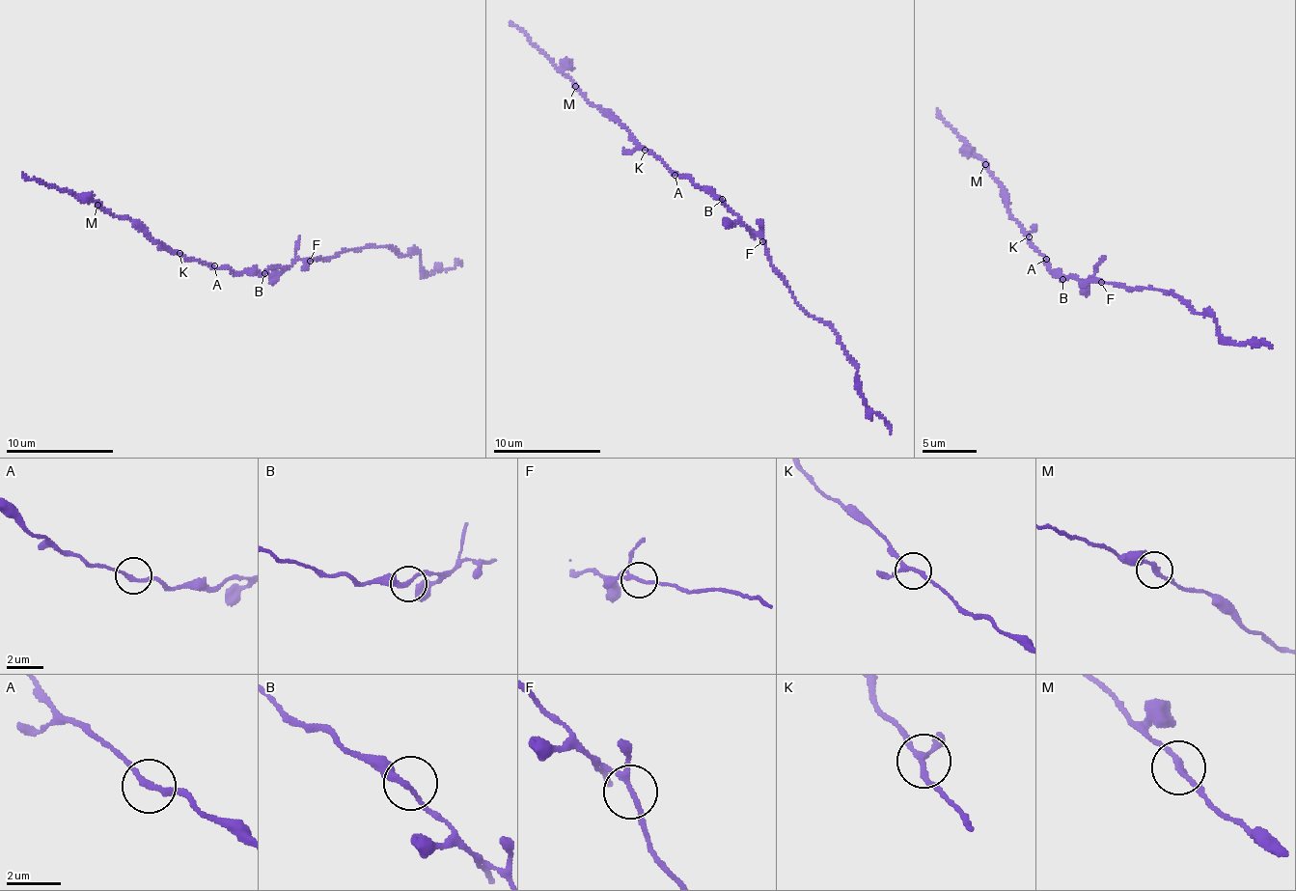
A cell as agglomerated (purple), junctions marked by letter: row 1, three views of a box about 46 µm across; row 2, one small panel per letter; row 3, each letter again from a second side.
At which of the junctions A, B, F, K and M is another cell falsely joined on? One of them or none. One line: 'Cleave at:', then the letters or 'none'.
Cleave at: none

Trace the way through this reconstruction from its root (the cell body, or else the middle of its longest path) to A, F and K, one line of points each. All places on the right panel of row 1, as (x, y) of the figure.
A: (1065, 279), (1052, 270), (1046, 259)
F: (1065, 279), (1087, 281), (1091, 277), (1101, 282)
K: (1065, 279), (1052, 270), (1031, 243), (1029, 236)

